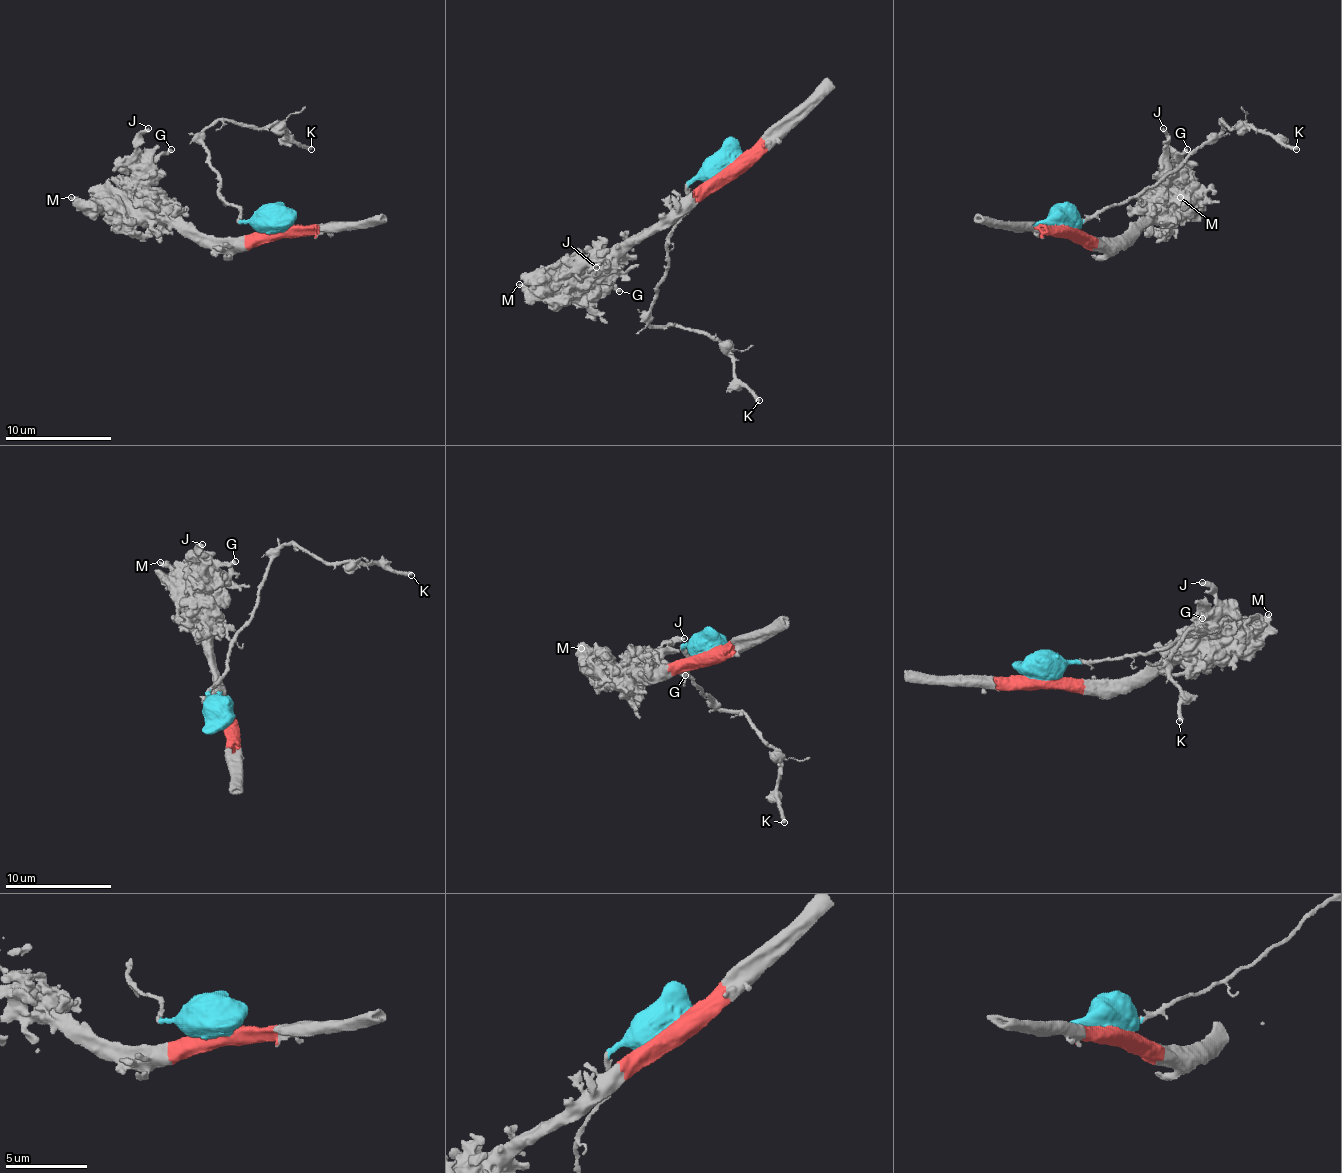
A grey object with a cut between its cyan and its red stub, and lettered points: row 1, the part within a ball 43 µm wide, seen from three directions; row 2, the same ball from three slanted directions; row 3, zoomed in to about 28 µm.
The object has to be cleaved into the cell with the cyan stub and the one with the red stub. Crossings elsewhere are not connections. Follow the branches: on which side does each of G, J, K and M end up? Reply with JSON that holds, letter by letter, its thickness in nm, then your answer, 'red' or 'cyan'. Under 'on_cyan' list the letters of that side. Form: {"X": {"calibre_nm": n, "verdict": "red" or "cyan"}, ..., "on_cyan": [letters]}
{"G": {"calibre_nm": 280, "verdict": "red"}, "J": {"calibre_nm": 280, "verdict": "red"}, "K": {"calibre_nm": 280, "verdict": "cyan"}, "M": {"calibre_nm": 300, "verdict": "red"}, "on_cyan": ["K"]}

